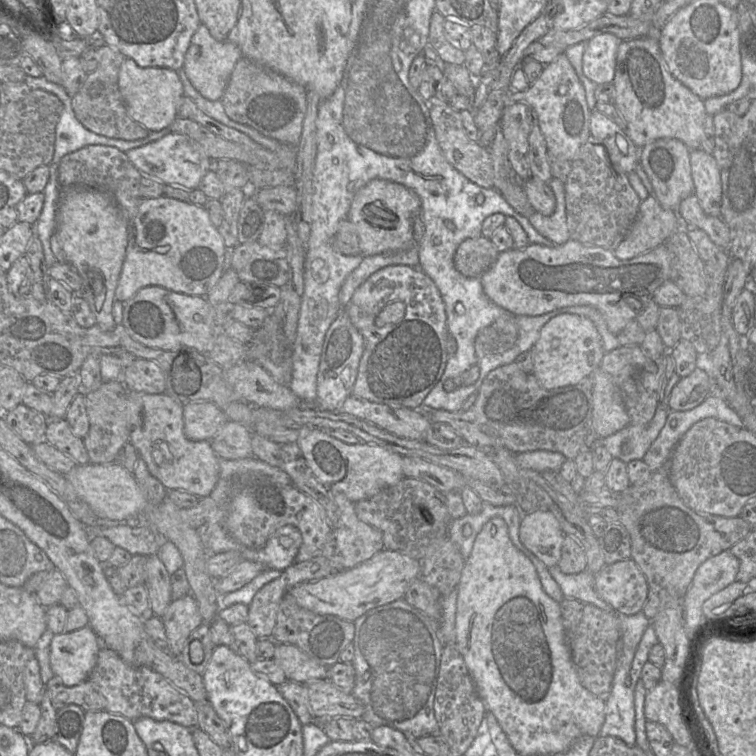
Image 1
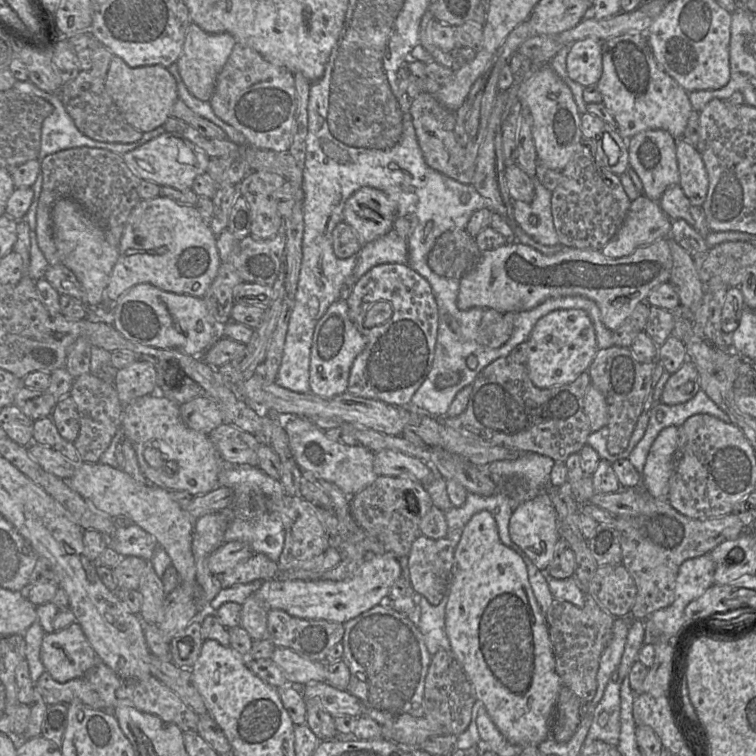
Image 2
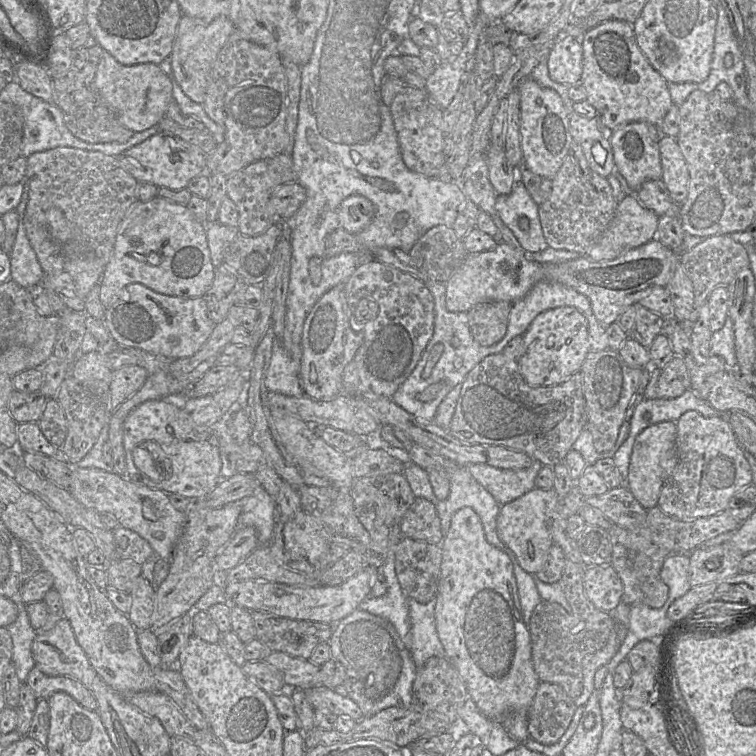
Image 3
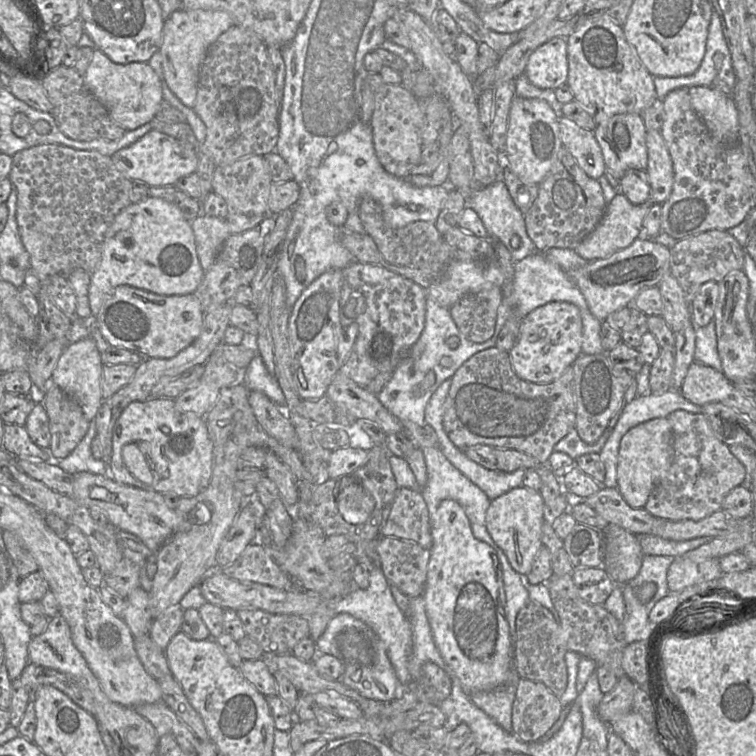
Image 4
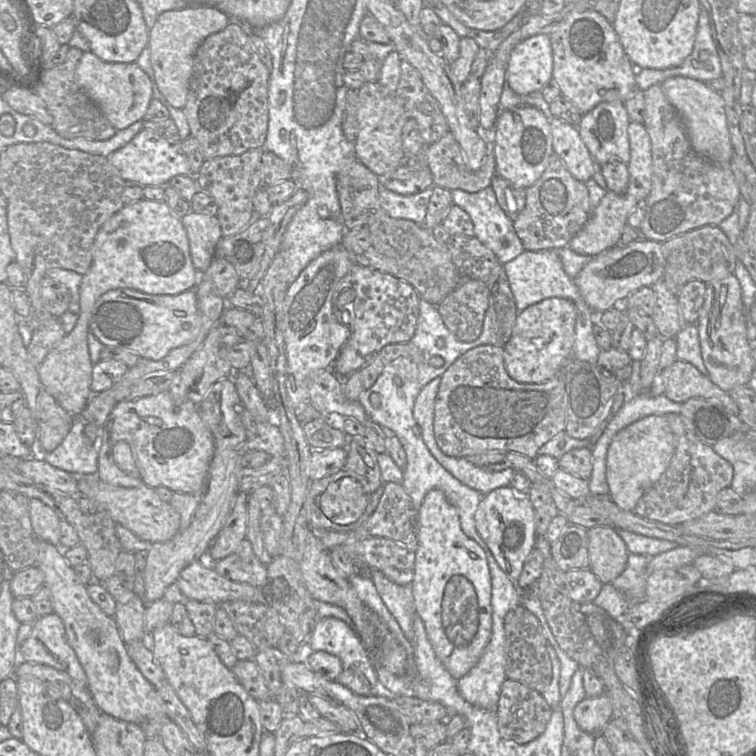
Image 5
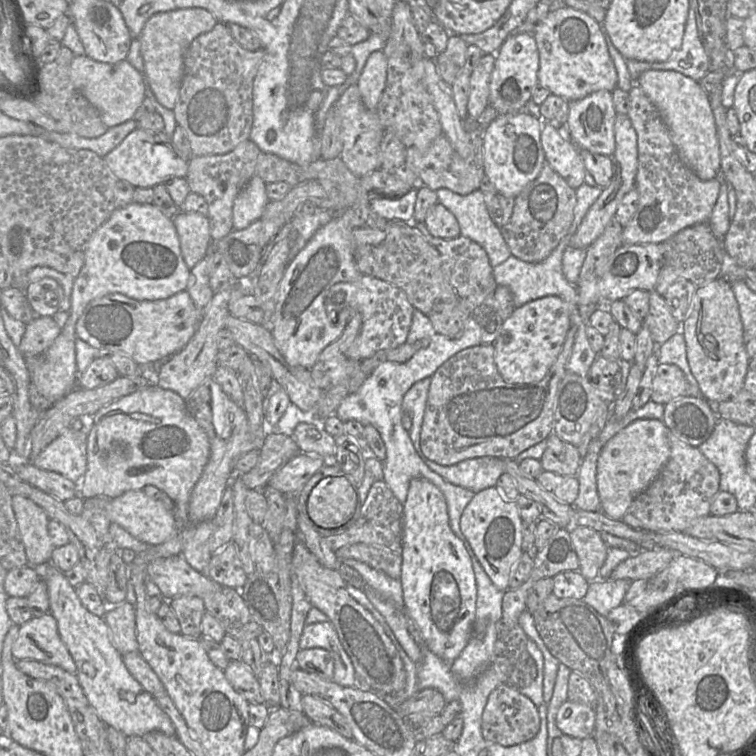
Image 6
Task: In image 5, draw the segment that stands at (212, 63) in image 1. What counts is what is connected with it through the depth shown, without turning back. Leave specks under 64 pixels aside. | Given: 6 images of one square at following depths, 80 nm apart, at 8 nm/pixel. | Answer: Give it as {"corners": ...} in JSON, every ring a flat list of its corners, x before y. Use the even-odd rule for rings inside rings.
{"corners":[[193,5,161,13,149,29,147,47,150,50,155,83,172,107,183,109,186,104,193,58,199,45,209,35,223,30,230,22,230,16,216,7]]}

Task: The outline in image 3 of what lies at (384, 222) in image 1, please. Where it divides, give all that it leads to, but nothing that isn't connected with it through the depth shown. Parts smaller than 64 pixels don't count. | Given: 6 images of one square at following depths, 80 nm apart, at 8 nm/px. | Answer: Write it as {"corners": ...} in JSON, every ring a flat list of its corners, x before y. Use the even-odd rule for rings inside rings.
{"corners":[[353,194,338,207,340,226,350,233,359,233,372,221,376,213,374,204,366,197]]}

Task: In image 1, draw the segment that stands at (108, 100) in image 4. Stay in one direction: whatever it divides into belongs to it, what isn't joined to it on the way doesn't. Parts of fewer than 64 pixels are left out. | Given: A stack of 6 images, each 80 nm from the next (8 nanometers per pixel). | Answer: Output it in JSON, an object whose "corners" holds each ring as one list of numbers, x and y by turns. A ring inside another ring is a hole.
{"corners":[[126,58,119,70,118,87,129,116,150,132,169,128,177,118,177,107,184,96,184,88,176,71,158,67,142,68,134,60]]}

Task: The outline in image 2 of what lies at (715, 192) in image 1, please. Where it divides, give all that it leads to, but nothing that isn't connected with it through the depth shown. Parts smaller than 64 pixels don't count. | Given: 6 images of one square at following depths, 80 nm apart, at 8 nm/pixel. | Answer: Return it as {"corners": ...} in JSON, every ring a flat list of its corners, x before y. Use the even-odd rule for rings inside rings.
{"corners":[[676,138,676,155,679,169,679,186,691,205,701,206,708,188,708,173,701,155,685,139]]}

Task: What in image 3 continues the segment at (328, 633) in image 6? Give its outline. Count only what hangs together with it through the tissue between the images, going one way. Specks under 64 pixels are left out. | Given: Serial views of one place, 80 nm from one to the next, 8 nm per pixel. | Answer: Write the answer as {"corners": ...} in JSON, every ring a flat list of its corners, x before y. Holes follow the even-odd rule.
{"corners":[[355,610,335,624,327,644,331,659,344,666,347,676,347,684,334,690,342,695,353,692,369,699,379,699,392,690,401,673,401,654,407,649,387,619,362,610]]}

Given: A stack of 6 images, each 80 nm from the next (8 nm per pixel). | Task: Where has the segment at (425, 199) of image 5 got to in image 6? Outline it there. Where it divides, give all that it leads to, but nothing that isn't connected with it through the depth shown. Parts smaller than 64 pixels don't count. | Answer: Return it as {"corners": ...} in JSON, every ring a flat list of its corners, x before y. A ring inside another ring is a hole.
{"corners":[[413,189,402,197,379,197,370,199,370,208,377,216,386,220,415,223,416,192,417,190]]}

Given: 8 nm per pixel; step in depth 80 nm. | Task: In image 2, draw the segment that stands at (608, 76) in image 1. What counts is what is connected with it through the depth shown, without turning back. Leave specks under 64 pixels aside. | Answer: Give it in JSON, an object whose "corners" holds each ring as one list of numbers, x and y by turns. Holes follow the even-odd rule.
{"corners":[[588,37,563,45,556,55,570,46,565,68,566,78,585,87,595,85,602,74,601,43,601,39]]}

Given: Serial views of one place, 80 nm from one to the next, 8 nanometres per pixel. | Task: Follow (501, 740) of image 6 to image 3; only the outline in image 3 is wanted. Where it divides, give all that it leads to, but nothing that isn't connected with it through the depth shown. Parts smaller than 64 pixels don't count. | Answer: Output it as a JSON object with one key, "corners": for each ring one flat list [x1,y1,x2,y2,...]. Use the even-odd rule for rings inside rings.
{"corners":[[541,682,525,712,528,737,540,743,557,743,567,731,578,706,559,685]]}

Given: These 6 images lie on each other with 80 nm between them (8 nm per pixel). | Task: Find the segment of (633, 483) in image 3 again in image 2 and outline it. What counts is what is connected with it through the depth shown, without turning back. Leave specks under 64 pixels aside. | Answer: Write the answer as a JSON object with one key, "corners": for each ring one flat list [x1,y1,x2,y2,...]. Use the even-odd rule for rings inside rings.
{"corners":[[668,426,659,432,649,449,641,472,641,486,654,498,667,500,678,440,678,427]]}

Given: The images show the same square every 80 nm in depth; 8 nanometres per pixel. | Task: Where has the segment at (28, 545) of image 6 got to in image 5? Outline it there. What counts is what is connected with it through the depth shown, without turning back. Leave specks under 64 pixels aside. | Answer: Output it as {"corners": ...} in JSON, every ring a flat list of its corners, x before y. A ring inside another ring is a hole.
{"corners":[[29,499,28,510,33,534,46,542,59,545,62,520,55,511,37,499]]}

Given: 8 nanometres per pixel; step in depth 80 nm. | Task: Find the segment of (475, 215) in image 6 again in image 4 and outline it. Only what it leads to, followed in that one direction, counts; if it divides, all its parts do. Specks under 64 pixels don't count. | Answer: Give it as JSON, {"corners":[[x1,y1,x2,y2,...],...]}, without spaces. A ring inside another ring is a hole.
{"corners":[[497,181,492,185,482,188,478,192,464,197,465,206,474,210,482,220,487,230,488,239,493,242,503,242,506,244,514,262,536,251,532,240,526,232,525,213,521,212,516,206,505,183]]}

